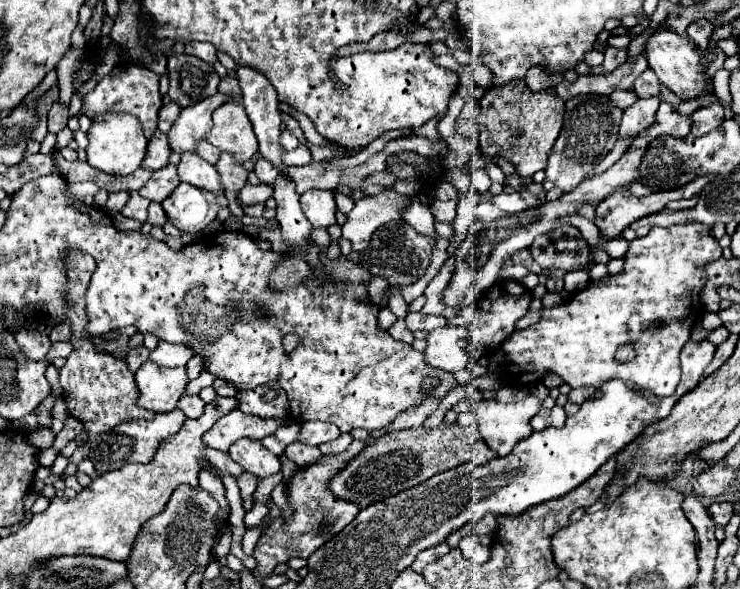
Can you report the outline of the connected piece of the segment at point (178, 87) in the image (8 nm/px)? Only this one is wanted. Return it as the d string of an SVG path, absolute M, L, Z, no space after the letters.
M169 56L169 98L181 108L193 106L217 92L221 82L215 68L195 56Z

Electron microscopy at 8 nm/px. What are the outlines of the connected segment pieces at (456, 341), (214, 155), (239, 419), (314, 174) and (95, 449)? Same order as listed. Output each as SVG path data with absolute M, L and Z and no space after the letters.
M443 326L431 330L425 350L427 364L445 372L457 372L467 366L467 330L457 326Z
M201 140L199 146L197 146L197 154L199 154L203 160L207 160L209 164L215 164L215 160L219 160L219 156L221 156L221 150L215 148L213 144L209 144L207 140Z
M239 408L231 410L229 414L221 416L215 426L203 434L203 442L207 448L227 452L233 442L239 438L255 438L261 440L269 434L273 434L279 428L279 422L271 418L261 418L261 416L251 416L241 412Z
M311 162L305 166L291 166L291 168L287 168L287 174L295 180L297 192L303 194L309 188L335 190L337 184L341 182L343 170L339 166L333 166L333 164L323 166L321 162Z
M175 408L169 414L157 414L153 420L131 420L131 422L121 422L119 426L111 428L109 432L97 436L91 442L91 452L89 458L95 464L95 468L99 472L111 472L119 468L119 462L143 462L147 464L153 456L153 452L157 450L159 442L173 436L175 432L179 432L179 428L183 426L183 422L187 420L185 412Z

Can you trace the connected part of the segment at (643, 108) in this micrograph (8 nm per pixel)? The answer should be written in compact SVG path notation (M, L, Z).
M639 98L633 106L629 106L623 112L623 118L619 124L619 140L635 138L645 128L649 128L651 120L655 120L655 112L657 112L659 104L661 104L659 98L647 98L647 100Z

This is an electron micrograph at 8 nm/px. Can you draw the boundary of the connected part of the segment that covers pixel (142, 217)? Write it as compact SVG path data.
M131 192L131 198L129 198L129 202L123 206L121 214L127 216L127 218L135 218L135 220L139 220L139 222L145 222L145 220L147 220L147 208L149 208L149 204L151 204L151 202L149 202L147 198L139 196L137 192Z

